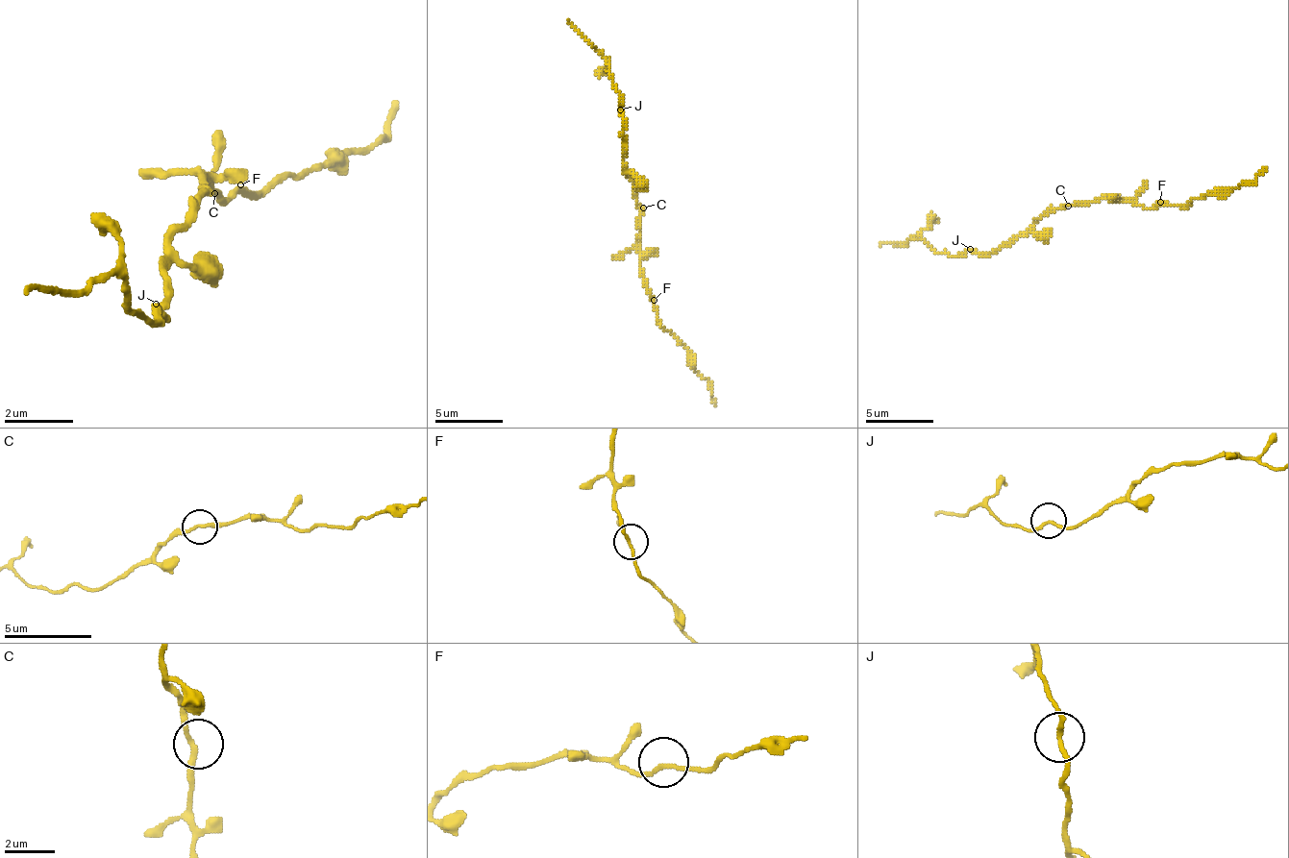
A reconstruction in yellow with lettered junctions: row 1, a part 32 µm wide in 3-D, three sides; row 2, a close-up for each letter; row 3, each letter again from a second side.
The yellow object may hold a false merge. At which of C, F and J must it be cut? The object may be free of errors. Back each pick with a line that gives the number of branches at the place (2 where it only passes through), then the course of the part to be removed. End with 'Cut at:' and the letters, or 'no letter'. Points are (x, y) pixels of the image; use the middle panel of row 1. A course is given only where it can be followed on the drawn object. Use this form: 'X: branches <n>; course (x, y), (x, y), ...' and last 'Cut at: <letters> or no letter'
J: branches 2; course (620, 109), (620, 91), (606, 58), (568, 20)
Cut at: J

